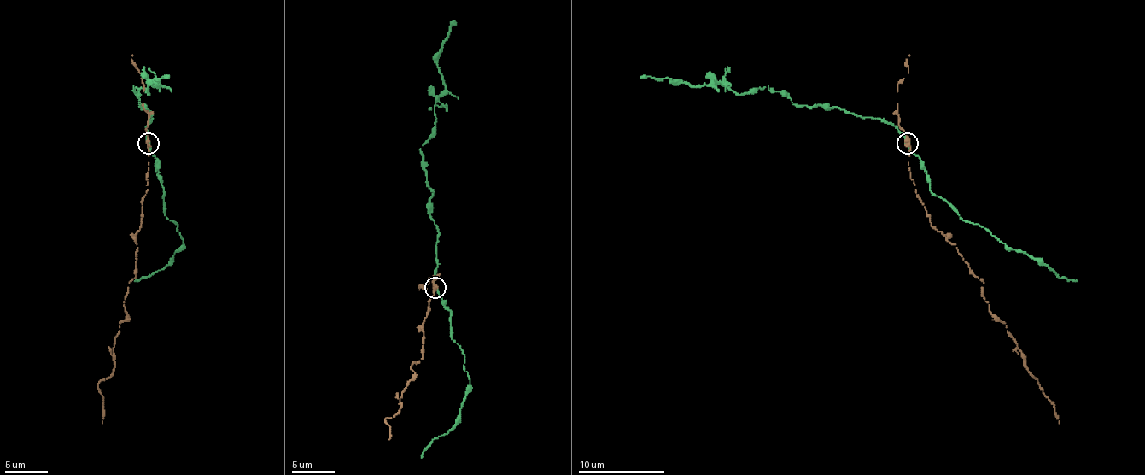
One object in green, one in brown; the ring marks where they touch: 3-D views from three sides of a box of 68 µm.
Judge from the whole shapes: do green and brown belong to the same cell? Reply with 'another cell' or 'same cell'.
another cell

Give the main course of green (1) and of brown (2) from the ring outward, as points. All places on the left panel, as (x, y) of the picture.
1: (148, 143), (152, 114), (132, 86), (148, 95), (148, 85), (159, 85), (154, 78), (167, 78)
2: (148, 143), (135, 276), (124, 310), (128, 314), (113, 343), (115, 366), (98, 384), (102, 423)

